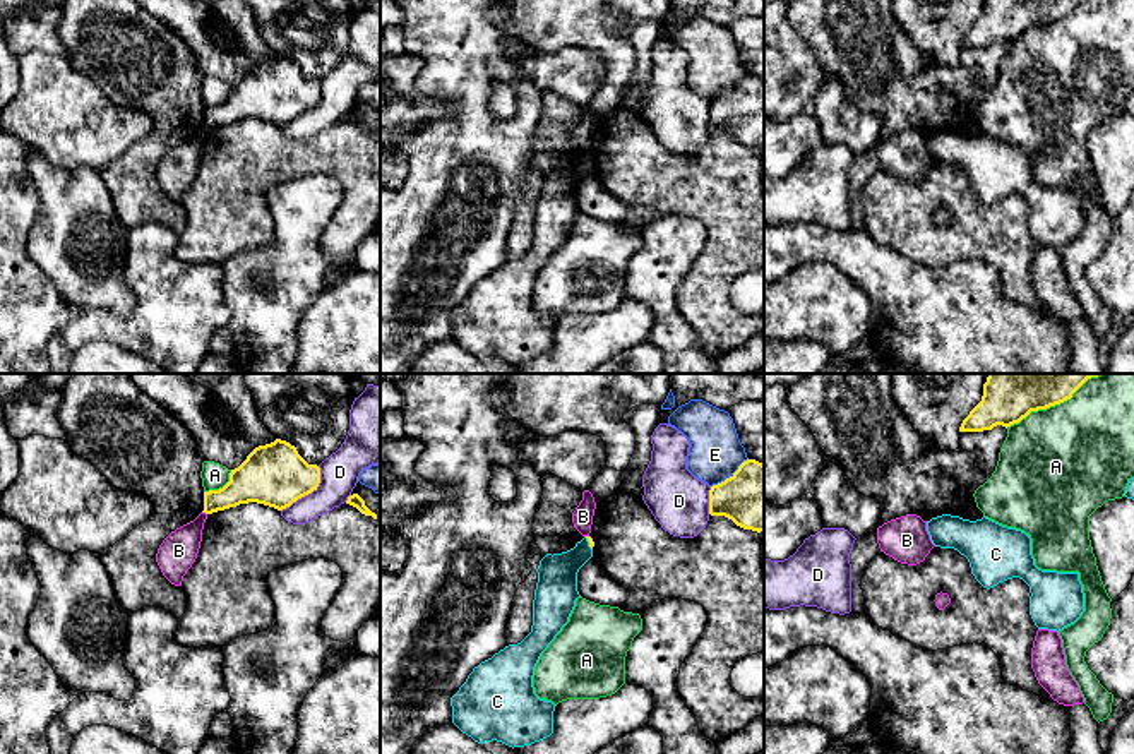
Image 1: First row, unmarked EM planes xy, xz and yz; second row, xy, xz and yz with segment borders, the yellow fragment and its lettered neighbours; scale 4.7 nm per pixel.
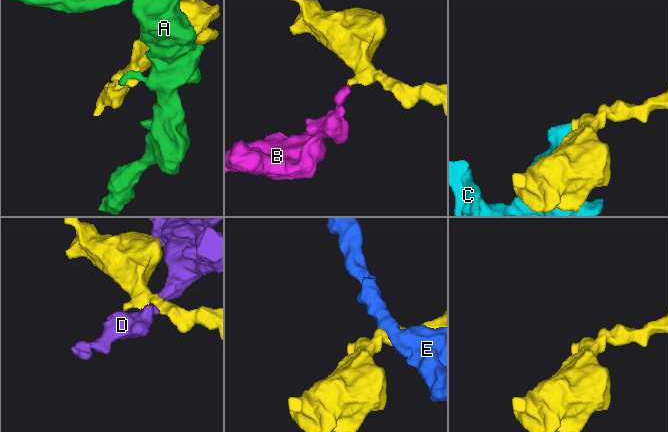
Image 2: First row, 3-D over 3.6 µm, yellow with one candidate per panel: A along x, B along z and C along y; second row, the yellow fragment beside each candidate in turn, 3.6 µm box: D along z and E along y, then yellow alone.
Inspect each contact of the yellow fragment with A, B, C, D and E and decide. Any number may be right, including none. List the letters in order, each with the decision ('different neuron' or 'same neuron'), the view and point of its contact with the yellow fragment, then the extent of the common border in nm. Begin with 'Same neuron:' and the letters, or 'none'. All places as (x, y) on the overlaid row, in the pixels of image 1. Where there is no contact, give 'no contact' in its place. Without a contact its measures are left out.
Same neuron: none
A: different neuron; contact yz (1054, 405); length 500 nm
B: different neuron; contact xy (204, 511); length 30 nm
C: different neuron; contact xz (590, 544); length 70 nm
D: different neuron; contact xy (309, 492); length 280 nm
E: different neuron; contact xz (730, 477); length 220 nm

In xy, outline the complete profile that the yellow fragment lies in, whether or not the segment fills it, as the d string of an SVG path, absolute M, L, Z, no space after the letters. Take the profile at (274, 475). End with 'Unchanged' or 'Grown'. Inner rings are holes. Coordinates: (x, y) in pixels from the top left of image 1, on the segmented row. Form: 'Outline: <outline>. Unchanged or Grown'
Outline: M276 439L255 447L231 470L223 488L204 492L202 512L212 514L248 502L283 511L317 490L319 483L320 468L308 464L289 442Z. Unchanged

